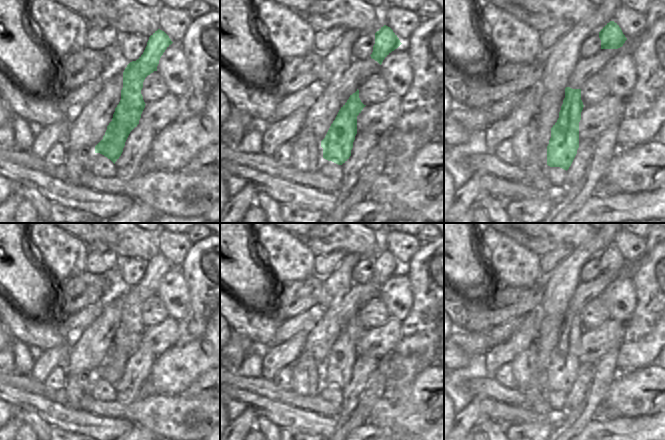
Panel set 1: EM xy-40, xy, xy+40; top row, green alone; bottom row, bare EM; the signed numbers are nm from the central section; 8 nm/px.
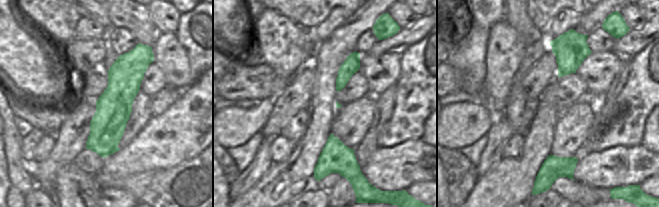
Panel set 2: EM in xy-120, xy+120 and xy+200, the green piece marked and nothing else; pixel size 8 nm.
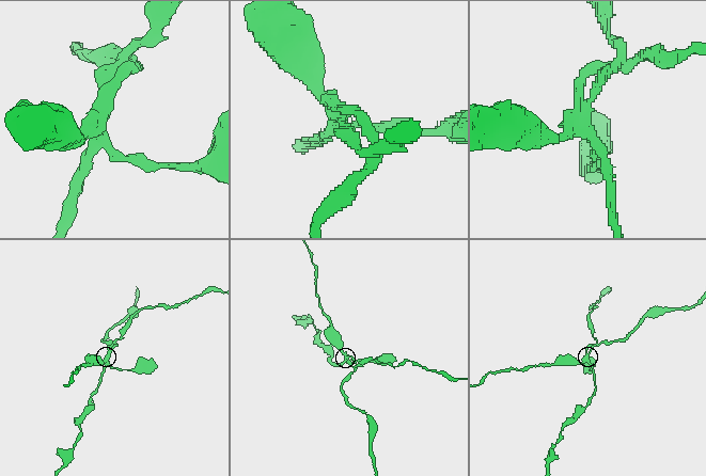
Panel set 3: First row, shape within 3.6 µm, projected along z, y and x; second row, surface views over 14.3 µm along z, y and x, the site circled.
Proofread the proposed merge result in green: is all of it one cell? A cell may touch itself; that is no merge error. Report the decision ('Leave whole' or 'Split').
Split.

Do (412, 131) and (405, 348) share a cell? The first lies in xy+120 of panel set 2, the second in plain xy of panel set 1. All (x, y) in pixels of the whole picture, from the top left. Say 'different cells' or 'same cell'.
same cell

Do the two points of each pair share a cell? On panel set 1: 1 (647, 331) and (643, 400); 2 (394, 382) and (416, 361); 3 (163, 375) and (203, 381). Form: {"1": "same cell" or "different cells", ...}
{"1": "different cells", "2": "same cell", "3": "different cells"}

